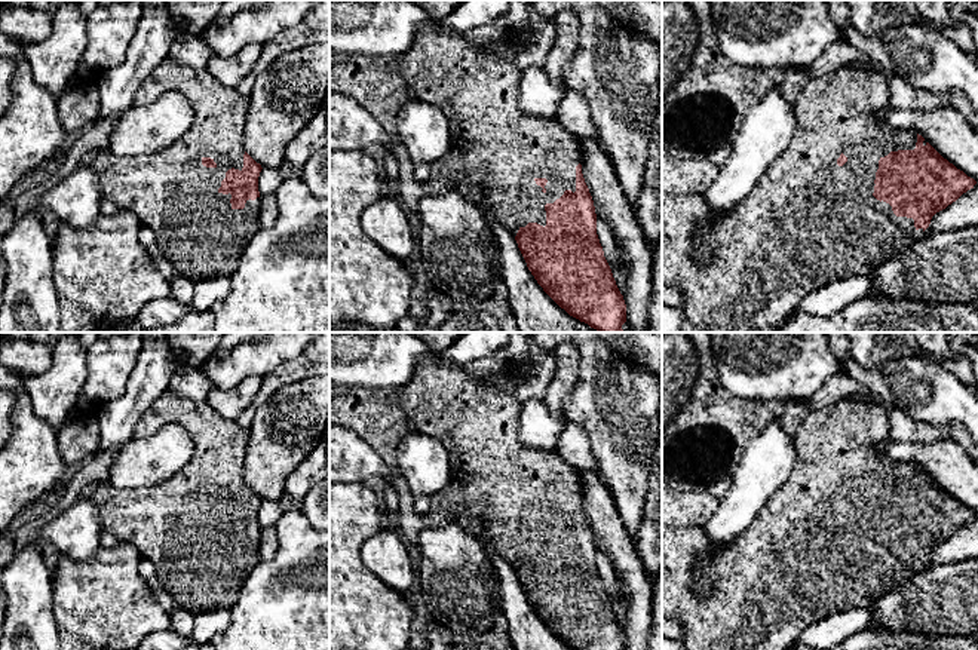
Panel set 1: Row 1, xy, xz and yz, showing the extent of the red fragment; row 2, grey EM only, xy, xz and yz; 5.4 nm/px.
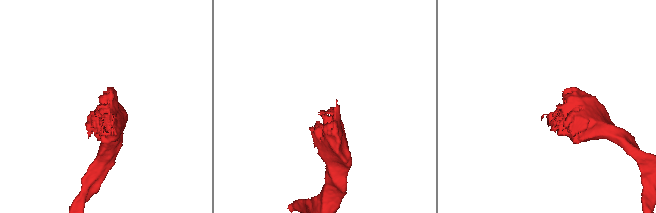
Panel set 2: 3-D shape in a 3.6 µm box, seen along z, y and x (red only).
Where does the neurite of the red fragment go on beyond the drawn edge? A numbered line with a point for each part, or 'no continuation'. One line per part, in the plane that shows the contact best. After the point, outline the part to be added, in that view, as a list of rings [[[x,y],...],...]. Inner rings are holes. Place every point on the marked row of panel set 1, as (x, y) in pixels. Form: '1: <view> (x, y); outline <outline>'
1: yz (808, 223); outline [[[846,65],[836,70],[824,77],[810,79],[794,105],[795,113],[795,132],[788,147],[781,156],[769,166],[766,174],[757,183],[751,194],[741,202],[736,208],[721,215],[715,221],[715,229],[709,236],[709,251],[712,260],[706,266],[696,263],[692,246],[693,234],[696,227],[712,215],[712,209],[706,205],[703,194],[681,193],[669,194],[662,191],[662,285],[674,285],[683,292],[683,306],[680,307],[684,313],[683,324],[677,332],[757,332],[767,326],[775,326],[784,322],[795,304],[803,300],[813,289],[822,288],[836,280],[841,280],[850,276],[870,276],[880,264],[886,260],[898,255],[914,242],[923,239],[923,229],[914,227],[914,220],[907,217],[896,217],[892,206],[886,202],[877,200],[874,193],[874,180],[879,169],[879,160],[887,156],[890,151],[898,150],[914,150],[917,142],[916,131],[893,129],[879,122],[874,117],[874,111],[889,108],[889,76],[879,70],[864,70],[861,67]]]

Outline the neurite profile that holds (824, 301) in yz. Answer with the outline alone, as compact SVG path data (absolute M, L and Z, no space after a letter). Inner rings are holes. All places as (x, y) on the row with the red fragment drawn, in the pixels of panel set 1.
M850 276L813 289L800 300L791 315L803 312L830 318L855 300L865 298L873 288L871 276Z

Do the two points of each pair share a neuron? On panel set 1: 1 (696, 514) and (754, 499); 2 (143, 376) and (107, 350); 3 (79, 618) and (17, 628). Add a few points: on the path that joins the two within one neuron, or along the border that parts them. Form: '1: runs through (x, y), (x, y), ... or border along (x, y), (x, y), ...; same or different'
1: border along (720, 500), (713, 515), (702, 526); different
2: border along (143, 348), (126, 389), (116, 399); different
3: border along (51, 588), (51, 613), (58, 634); different

